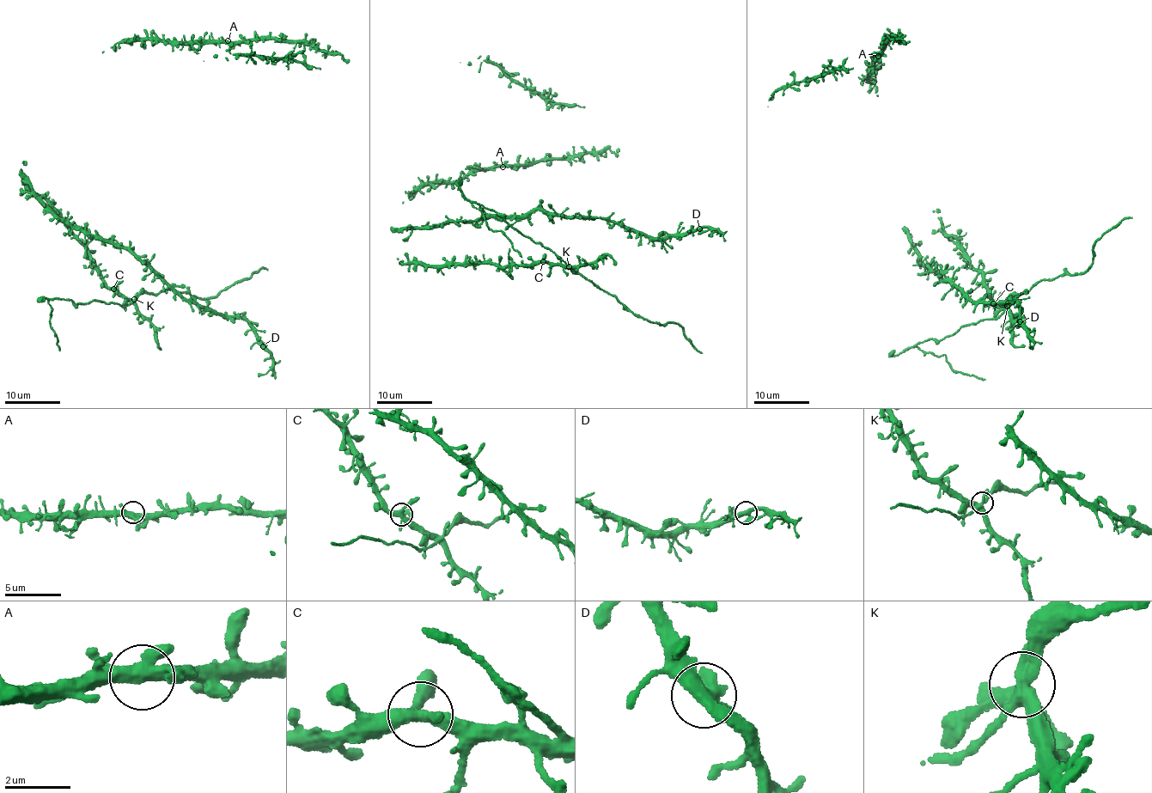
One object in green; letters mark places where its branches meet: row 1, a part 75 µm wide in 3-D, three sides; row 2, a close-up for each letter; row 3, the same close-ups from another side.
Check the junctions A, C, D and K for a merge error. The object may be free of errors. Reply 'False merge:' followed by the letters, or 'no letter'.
False merge: no letter

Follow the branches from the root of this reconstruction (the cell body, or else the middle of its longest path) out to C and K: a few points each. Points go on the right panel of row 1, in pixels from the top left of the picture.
C: (937, 209), (941, 229), (953, 236), (972, 268), (982, 275), (993, 303)
K: (937, 209), (941, 229), (953, 236), (972, 268), (982, 275), (993, 303), (1007, 306)

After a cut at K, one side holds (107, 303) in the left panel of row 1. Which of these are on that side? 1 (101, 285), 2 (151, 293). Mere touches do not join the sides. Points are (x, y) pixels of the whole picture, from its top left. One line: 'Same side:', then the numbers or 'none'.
Same side: 2

